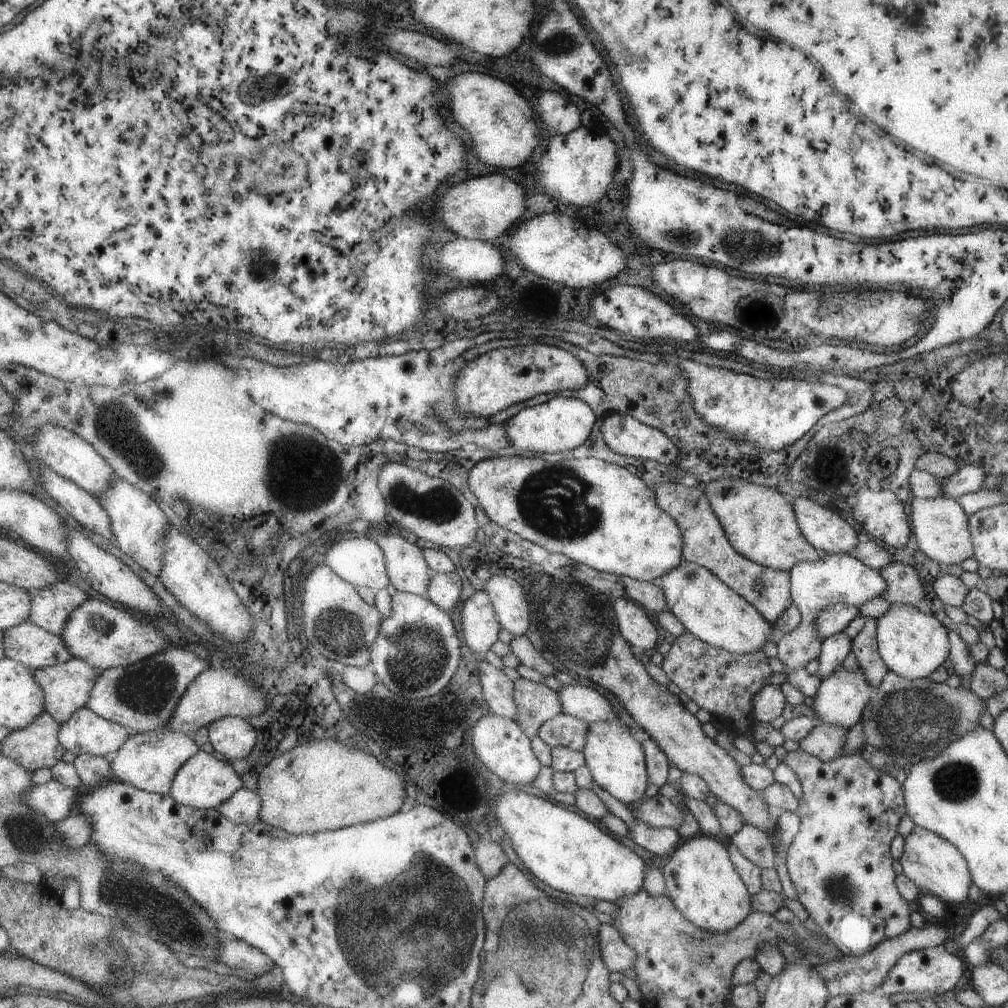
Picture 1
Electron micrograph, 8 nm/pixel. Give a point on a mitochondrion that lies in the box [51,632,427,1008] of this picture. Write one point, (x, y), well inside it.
(120, 963)

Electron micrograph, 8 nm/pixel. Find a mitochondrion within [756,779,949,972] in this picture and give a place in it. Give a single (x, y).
(838, 889)

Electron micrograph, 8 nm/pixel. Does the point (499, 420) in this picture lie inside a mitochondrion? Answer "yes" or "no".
no

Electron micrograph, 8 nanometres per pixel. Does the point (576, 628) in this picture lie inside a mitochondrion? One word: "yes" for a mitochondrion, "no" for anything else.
yes

